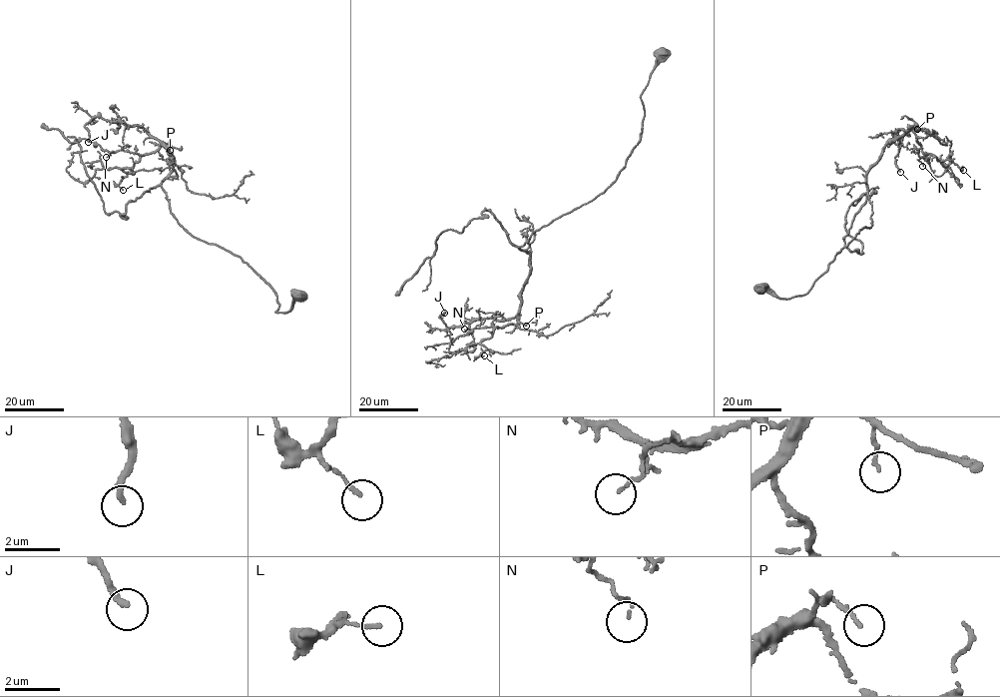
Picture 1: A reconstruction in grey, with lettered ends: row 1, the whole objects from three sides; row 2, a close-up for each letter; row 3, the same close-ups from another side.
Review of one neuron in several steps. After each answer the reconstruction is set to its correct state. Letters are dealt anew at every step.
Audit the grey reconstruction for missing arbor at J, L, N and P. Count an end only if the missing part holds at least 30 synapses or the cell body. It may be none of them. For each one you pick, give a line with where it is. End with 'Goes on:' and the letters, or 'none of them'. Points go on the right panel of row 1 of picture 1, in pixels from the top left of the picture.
J: place (900, 172)
Goes on: J

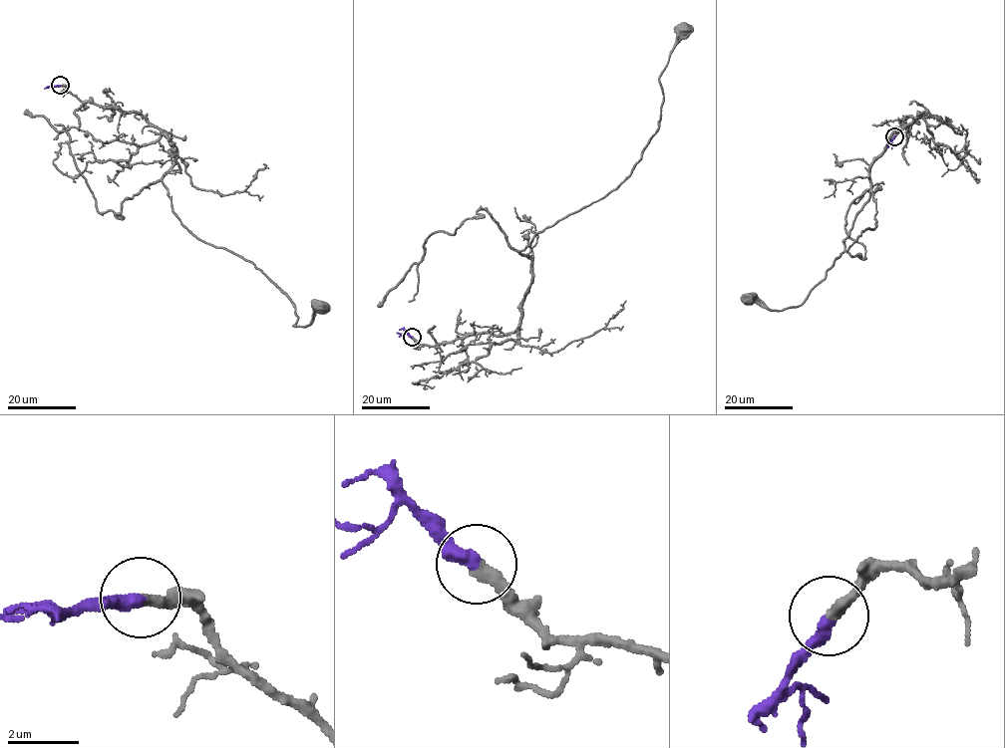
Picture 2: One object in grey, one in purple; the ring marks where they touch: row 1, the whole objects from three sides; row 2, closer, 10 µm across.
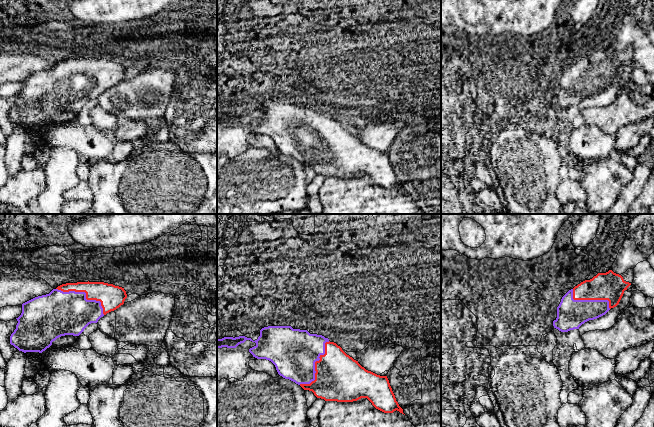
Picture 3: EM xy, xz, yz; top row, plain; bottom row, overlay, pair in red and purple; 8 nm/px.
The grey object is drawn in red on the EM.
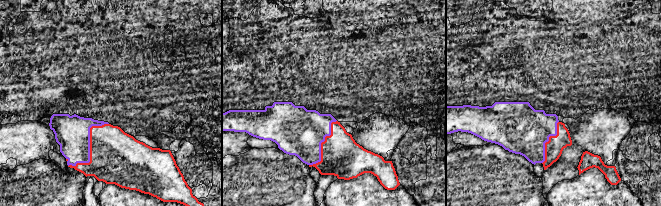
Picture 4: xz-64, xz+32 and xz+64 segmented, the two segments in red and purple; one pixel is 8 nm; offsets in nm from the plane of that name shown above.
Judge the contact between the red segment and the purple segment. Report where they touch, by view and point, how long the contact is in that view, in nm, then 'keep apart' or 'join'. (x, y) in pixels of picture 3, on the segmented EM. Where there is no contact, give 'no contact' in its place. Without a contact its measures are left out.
xy (86, 294) | 440 nm | join

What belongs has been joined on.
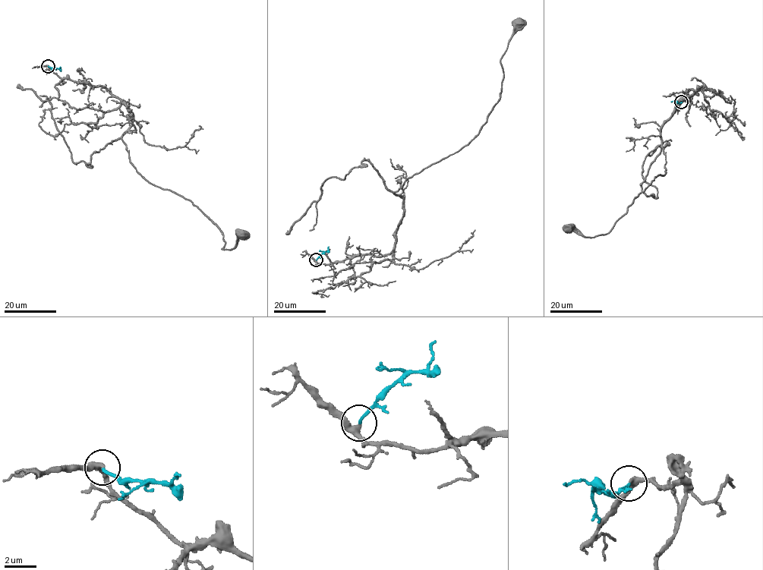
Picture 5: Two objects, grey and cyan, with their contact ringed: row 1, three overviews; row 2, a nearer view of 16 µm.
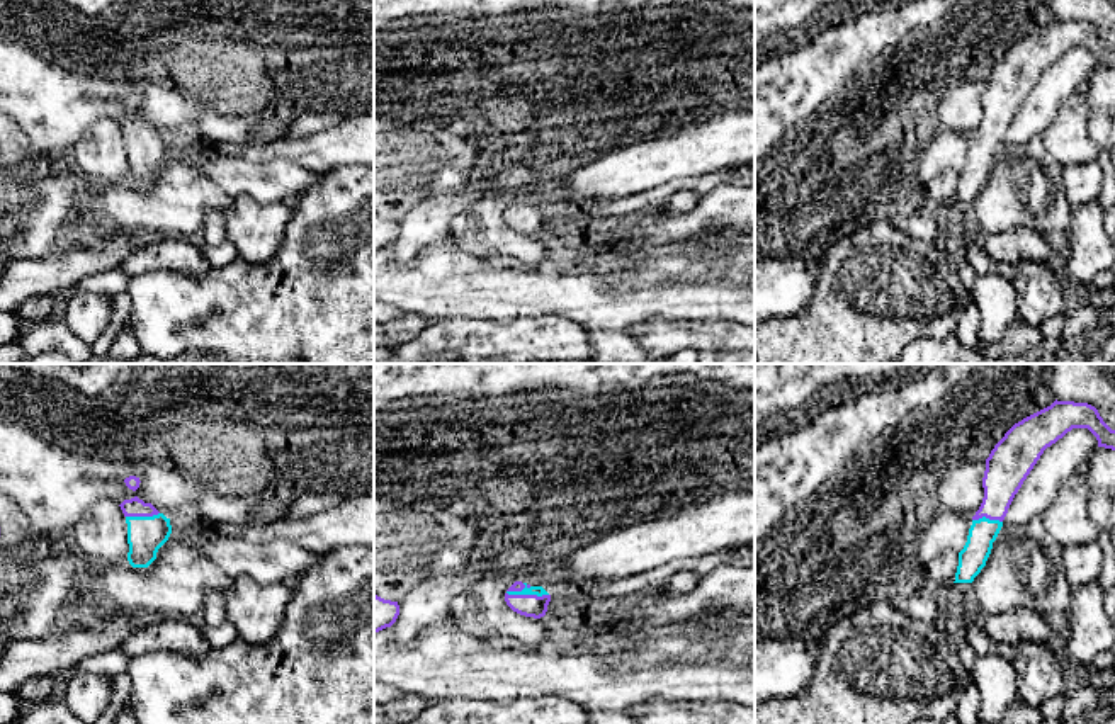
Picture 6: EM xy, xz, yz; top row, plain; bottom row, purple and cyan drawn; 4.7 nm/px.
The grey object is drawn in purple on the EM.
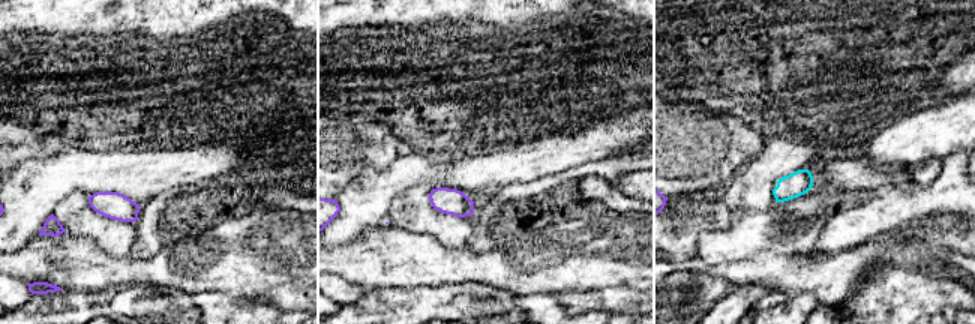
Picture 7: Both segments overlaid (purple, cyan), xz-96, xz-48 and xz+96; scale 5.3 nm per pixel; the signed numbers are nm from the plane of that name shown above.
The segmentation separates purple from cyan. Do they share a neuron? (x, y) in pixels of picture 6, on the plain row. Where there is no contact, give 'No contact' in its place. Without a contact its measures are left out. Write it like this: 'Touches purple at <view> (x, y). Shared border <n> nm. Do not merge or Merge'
Touches purple at xz (527, 214). Shared border 200 nm. Merge

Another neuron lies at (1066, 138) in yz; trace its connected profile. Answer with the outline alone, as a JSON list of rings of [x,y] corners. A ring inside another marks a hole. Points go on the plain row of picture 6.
[[[1086,93],[1066,99],[1052,122],[1040,134],[1047,151],[1061,165],[1083,165],[1098,160],[1100,148],[1090,136],[1091,104]]]

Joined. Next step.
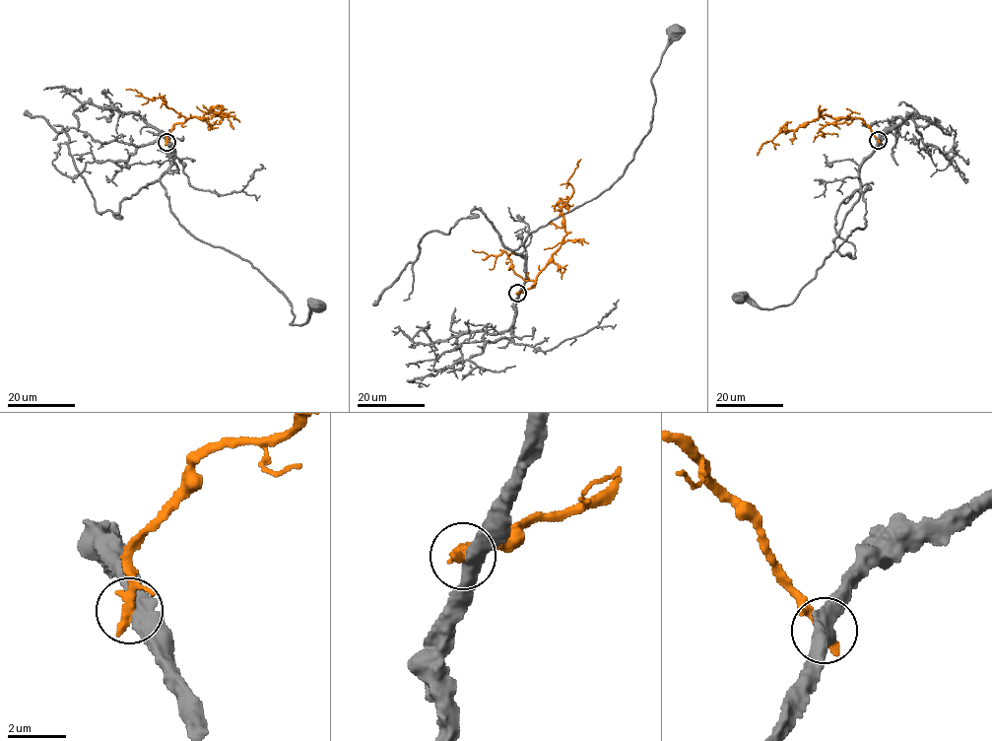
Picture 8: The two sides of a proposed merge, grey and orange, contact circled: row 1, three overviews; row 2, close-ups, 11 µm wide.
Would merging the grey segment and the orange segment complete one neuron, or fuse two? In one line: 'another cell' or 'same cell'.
another cell

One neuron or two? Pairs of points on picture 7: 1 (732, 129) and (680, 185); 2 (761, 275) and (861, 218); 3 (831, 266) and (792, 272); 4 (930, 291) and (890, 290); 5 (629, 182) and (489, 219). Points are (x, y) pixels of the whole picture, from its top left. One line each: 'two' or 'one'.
1: one
2: two
3: one
4: one
5: two

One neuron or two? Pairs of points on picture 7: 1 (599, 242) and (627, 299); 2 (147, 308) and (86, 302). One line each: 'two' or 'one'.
1: two
2: one

